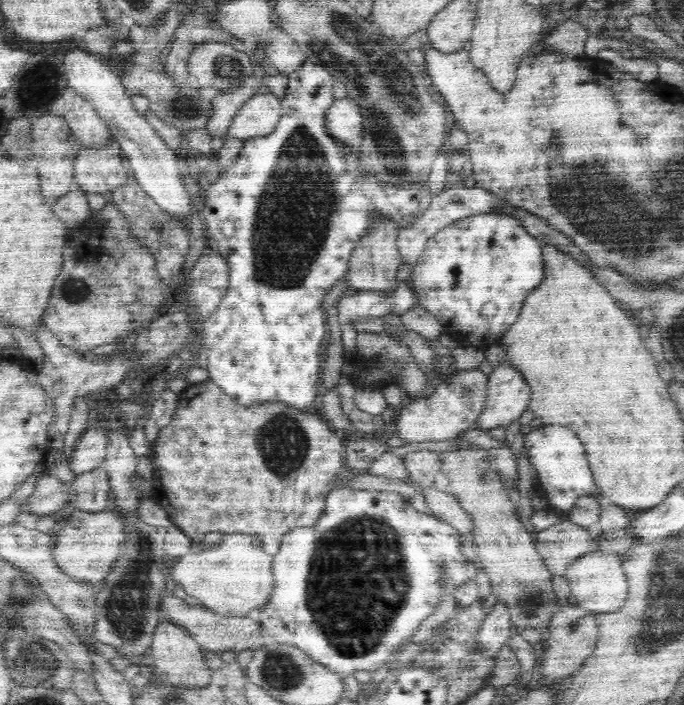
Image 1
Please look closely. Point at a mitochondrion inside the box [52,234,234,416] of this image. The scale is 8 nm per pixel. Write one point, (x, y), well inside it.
(74, 290)

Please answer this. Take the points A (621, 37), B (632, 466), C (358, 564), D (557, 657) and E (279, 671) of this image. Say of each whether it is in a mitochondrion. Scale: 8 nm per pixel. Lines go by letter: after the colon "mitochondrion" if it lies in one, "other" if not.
A: other
B: other
C: mitochondrion
D: other
E: mitochondrion

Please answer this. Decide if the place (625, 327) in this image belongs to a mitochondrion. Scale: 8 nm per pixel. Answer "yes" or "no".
no

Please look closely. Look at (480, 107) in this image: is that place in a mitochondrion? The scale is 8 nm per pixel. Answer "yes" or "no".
no

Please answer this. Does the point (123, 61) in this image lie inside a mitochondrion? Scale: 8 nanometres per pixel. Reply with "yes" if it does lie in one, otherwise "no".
no

